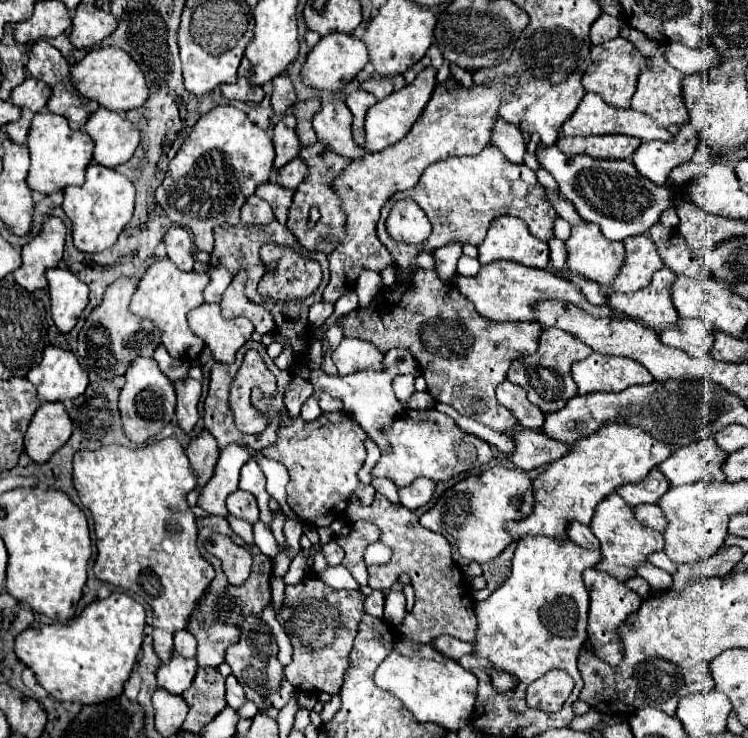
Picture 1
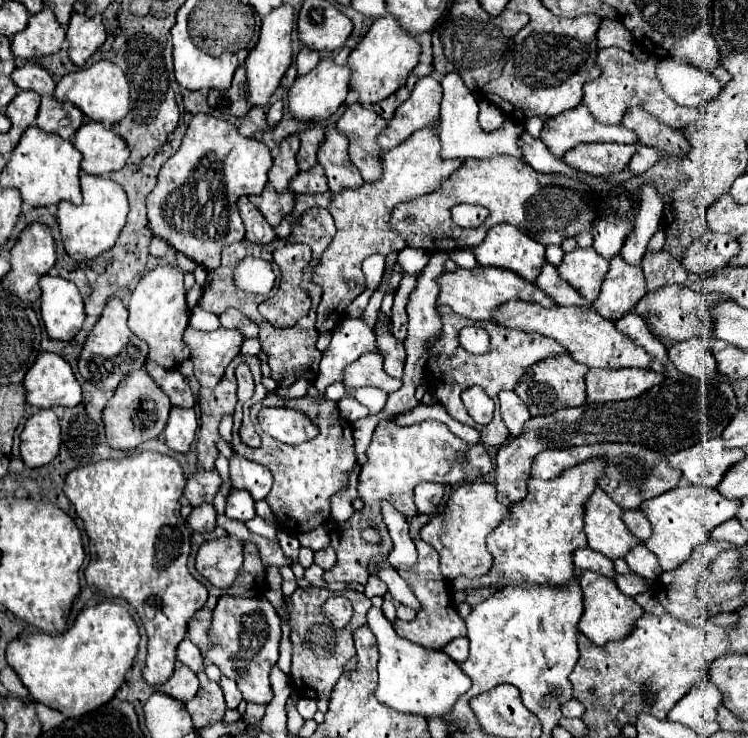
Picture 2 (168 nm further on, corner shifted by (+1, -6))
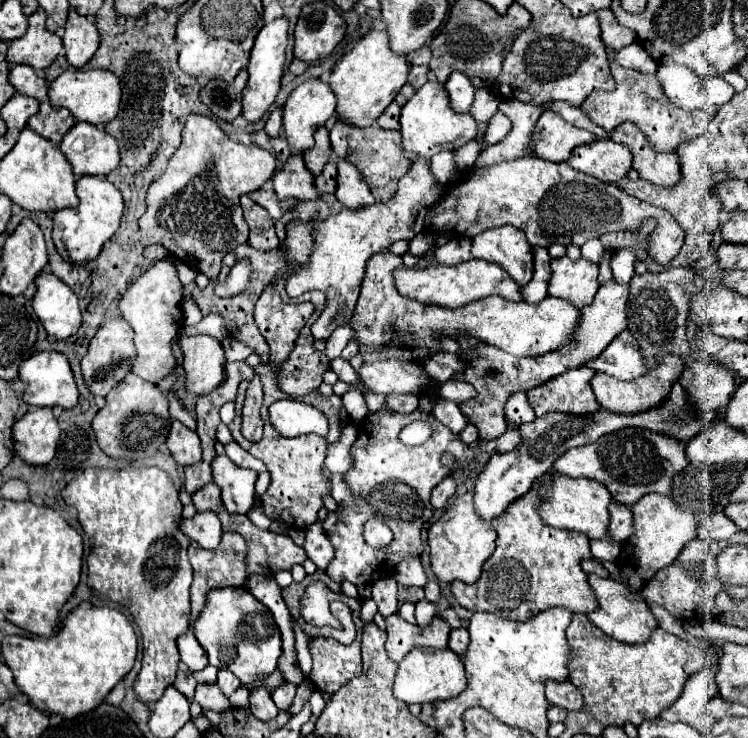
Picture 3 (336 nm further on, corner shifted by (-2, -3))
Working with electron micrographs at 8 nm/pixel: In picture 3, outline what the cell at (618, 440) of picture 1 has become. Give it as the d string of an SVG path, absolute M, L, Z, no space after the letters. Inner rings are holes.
M550 482L536 484L528 494L512 502L498 518L490 520L498 534L496 550L484 564L478 582L452 582L452 594L460 606L470 610L498 612L514 620L528 618L528 614L536 614L552 606L564 606L580 614L588 614L592 608L596 608L596 596L584 570L580 568L580 562L592 556L590 540L580 532L548 526L538 514L538 506L550 490ZM522 568L526 570L528 578L522 578Z

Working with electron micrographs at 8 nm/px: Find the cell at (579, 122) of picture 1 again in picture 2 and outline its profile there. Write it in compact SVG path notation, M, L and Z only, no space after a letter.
M585 105L563 111L561 115L545 121L539 139L559 159L579 143L637 143L637 135L633 135L633 131L621 125L597 123Z

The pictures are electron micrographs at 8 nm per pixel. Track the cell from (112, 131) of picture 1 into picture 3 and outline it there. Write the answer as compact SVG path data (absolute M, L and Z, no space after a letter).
M76 122L60 142L76 176L108 176L120 164L118 142L106 130L88 122Z

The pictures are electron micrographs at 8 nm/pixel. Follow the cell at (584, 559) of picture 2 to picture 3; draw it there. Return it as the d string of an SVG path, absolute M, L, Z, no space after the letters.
M588 558L588 560L582 560L582 570L586 572L586 574L590 574L590 572L596 572L596 574L600 574L600 576L608 576L608 570L600 564L600 562L596 562L596 560L592 560L592 558Z

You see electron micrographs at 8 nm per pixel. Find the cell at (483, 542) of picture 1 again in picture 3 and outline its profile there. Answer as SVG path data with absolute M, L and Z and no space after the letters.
M466 492L454 500L454 504L436 520L428 530L428 544L430 544L430 560L432 570L440 582L462 580L466 584L474 584L480 574L484 562L494 552L496 532L488 520L480 518L474 508L474 494Z

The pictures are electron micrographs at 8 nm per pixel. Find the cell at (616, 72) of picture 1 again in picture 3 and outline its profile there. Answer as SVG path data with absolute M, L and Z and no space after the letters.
M608 50L608 62L610 62L610 72L616 80L616 90L614 92L600 92L594 90L584 104L580 106L582 112L588 114L588 118L602 126L606 132L612 132L618 124L630 120L634 124L638 124L640 130L644 130L644 134L648 136L648 140L652 142L652 146L656 148L656 152L668 152L668 150L676 150L684 140L692 140L700 134L706 132L708 128L708 116L704 110L680 110L676 108L668 96L664 96L660 82L656 80L654 74L644 74L638 70L628 70L620 64L616 64L616 52Z

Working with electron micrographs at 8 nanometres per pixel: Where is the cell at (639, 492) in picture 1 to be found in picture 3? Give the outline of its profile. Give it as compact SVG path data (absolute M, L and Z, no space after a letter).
M624 428L620 432L612 432L608 436L602 436L600 440L570 448L566 450L550 468L550 472L568 476L568 478L590 478L598 480L600 484L608 486L612 498L618 504L632 506L642 496L656 492L656 494L670 494L672 492L672 480L674 474L682 472L688 466L688 460L684 456L684 448L676 444L676 440L644 432L640 428Z

